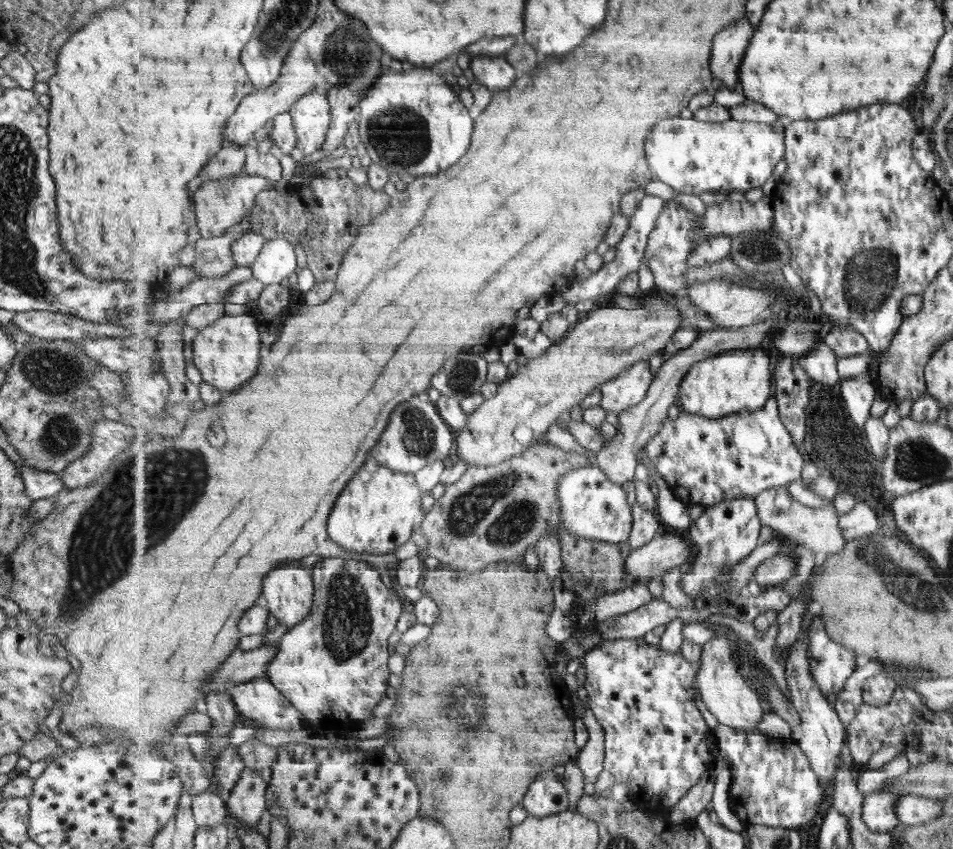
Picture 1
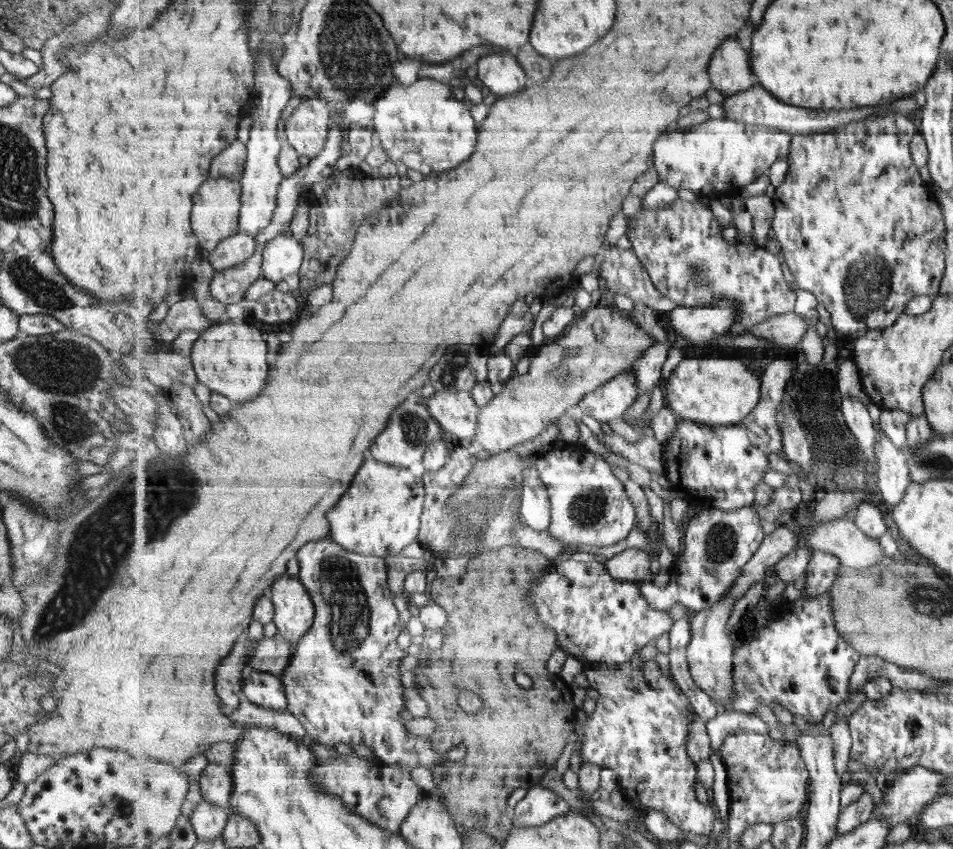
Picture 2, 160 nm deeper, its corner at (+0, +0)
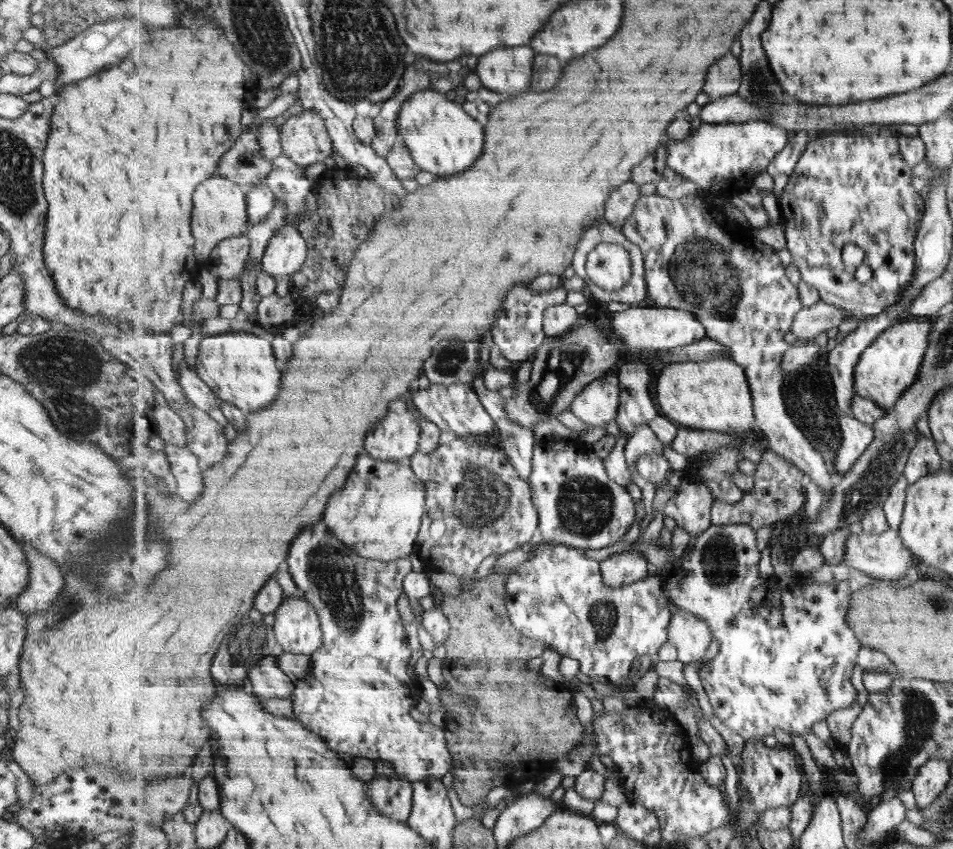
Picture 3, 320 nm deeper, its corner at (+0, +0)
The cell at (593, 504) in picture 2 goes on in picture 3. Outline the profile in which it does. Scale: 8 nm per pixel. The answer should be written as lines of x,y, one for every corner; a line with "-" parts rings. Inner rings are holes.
580,436
536,440
533,472
528,482
538,508
540,543
597,550
622,540
636,520
637,508
629,490
609,478
605,462
581,441

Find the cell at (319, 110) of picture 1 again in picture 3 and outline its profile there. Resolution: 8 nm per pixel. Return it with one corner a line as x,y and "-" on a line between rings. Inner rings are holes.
305,110
289,117
280,133
284,154
303,168
323,162
335,151
326,121
315,111

